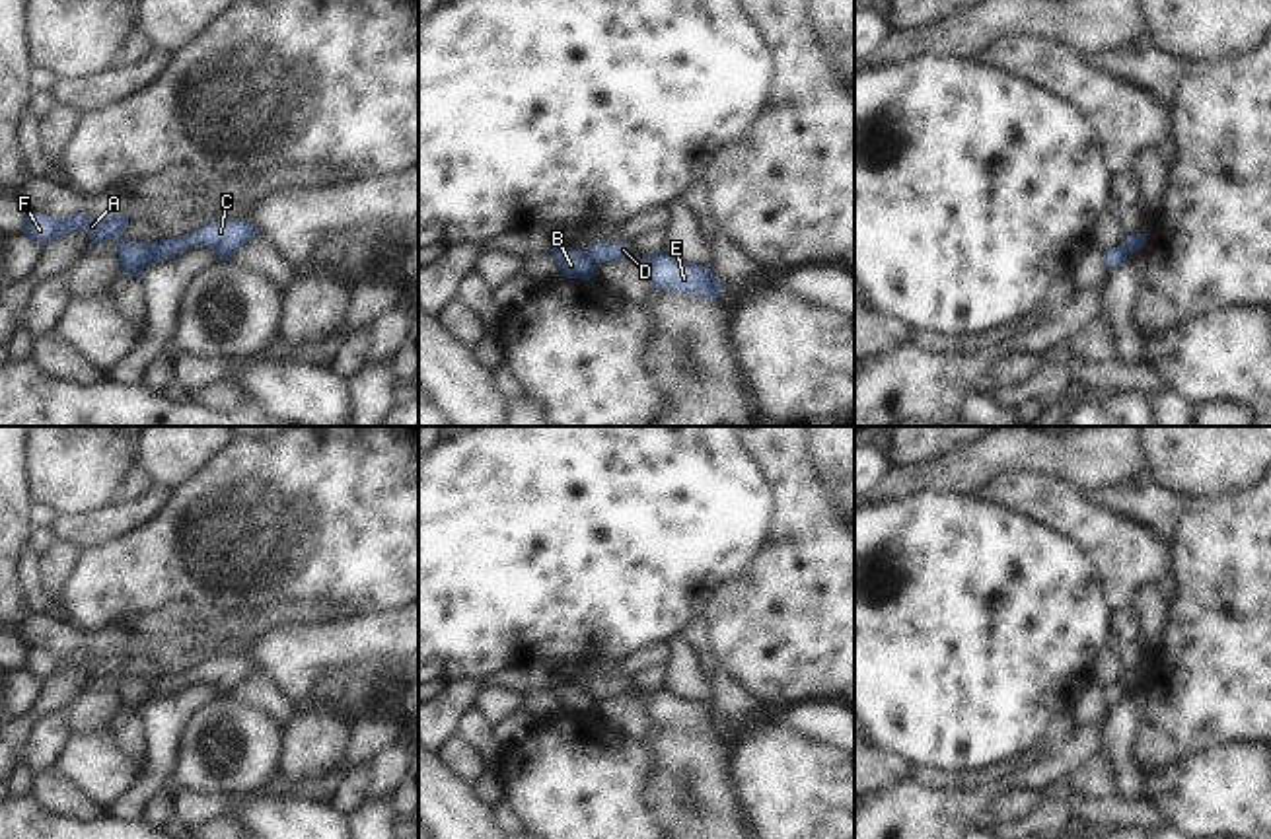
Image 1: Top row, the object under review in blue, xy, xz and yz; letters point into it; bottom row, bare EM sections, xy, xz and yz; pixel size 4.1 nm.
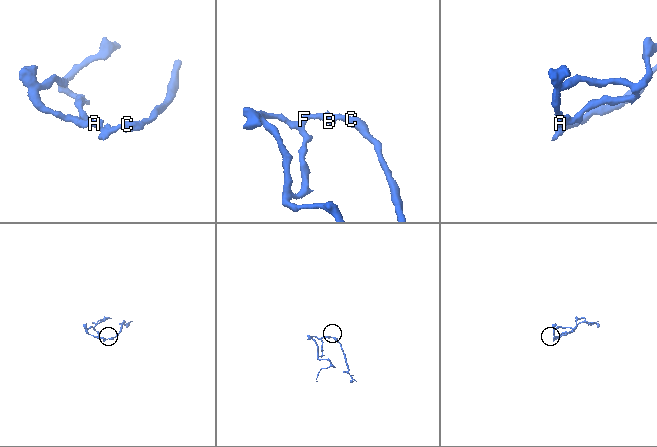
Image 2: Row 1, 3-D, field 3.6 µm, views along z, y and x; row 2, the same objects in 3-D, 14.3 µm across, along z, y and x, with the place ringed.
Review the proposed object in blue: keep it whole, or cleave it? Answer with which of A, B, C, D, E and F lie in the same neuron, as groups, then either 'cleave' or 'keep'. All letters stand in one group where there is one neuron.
A B F / C D E; cleave

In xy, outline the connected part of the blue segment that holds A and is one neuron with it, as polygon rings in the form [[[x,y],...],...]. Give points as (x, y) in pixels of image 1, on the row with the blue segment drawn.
[[[29,212],[25,216],[23,234],[39,243],[47,243],[66,232],[86,232],[91,243],[103,243],[107,239],[117,241],[119,265],[123,271],[138,271],[150,259],[156,243],[127,241],[123,237],[128,214],[107,214],[103,218],[91,218],[90,214],[76,212],[74,216],[60,220],[53,214]]]

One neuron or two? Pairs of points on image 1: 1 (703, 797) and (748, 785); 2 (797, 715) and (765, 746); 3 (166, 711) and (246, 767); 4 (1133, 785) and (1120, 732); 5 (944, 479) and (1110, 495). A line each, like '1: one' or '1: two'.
1: two
2: two
3: two
4: one
5: two

